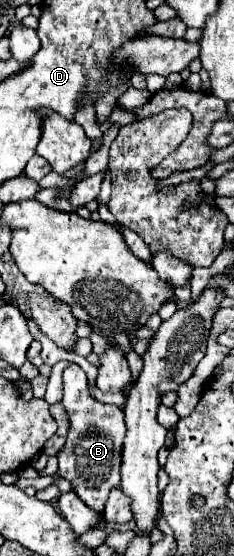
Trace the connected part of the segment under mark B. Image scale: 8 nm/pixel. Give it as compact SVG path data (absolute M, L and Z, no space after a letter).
M69 363L67 369L63 371L63 399L61 399L61 403L63 403L67 417L69 417L69 431L67 431L65 445L57 455L59 473L61 473L61 477L65 477L73 485L73 491L85 501L87 507L91 507L95 511L103 511L109 491L113 487L117 487L121 481L119 475L121 475L121 447L123 447L123 439L125 439L125 415L117 405L105 405L105 403L99 403L97 399L91 397L89 387L87 387L87 375L75 363Z

